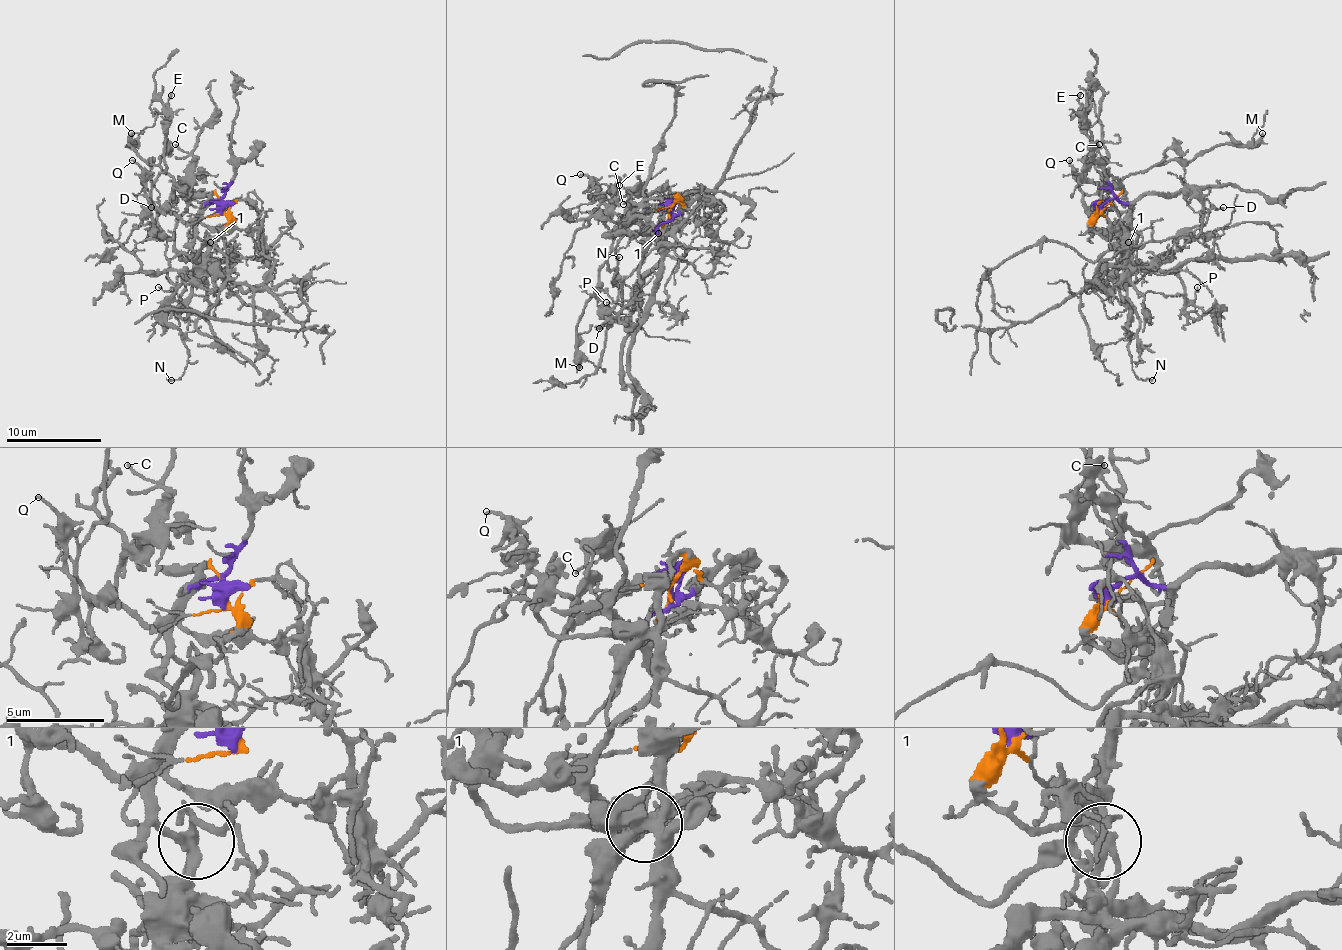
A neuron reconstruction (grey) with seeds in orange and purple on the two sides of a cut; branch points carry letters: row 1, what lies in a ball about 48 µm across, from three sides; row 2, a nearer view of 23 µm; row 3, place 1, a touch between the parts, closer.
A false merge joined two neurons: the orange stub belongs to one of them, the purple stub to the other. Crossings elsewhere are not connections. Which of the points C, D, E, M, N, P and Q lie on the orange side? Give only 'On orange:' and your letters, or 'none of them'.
On orange: D, P

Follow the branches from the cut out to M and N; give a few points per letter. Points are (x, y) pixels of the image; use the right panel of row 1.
M: (1106, 203), (1130, 206), (1128, 222), (1118, 184), (1125, 177), (1220, 144), (1253, 144), (1263, 132)
N: (1106, 203), (1118, 198), (1130, 206), (1125, 272), (1113, 284), (1128, 310), (1130, 362), (1135, 374), (1151, 381)

